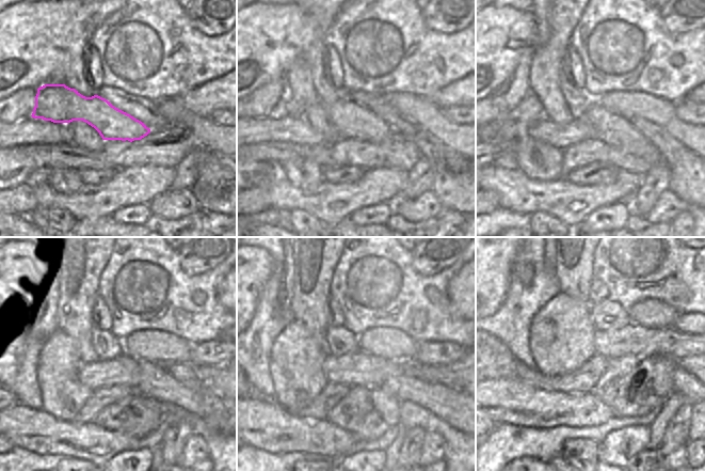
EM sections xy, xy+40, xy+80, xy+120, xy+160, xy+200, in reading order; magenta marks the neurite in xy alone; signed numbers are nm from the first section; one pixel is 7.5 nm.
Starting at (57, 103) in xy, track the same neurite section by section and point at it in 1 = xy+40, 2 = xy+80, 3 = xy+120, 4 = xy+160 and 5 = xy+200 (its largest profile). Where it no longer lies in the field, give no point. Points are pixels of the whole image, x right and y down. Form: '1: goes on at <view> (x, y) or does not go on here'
1: goes on at xy+40 (353, 122)
2: goes on at xy+80 (611, 128)
3: goes on at xy+120 (155, 382)
4: goes on at xy+160 (438, 389)
5: goes on at xy+200 (692, 379)

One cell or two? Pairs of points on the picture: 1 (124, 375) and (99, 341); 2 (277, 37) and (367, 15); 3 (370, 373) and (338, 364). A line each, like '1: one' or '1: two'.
1: two
2: two
3: one

